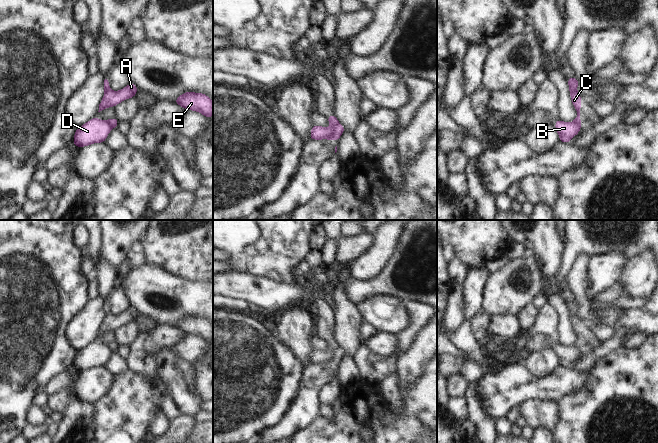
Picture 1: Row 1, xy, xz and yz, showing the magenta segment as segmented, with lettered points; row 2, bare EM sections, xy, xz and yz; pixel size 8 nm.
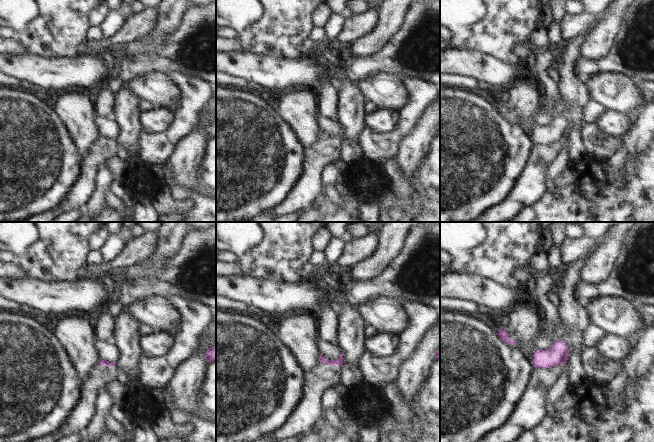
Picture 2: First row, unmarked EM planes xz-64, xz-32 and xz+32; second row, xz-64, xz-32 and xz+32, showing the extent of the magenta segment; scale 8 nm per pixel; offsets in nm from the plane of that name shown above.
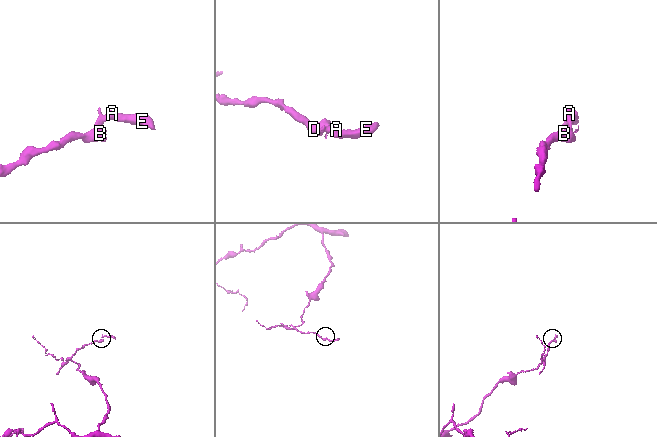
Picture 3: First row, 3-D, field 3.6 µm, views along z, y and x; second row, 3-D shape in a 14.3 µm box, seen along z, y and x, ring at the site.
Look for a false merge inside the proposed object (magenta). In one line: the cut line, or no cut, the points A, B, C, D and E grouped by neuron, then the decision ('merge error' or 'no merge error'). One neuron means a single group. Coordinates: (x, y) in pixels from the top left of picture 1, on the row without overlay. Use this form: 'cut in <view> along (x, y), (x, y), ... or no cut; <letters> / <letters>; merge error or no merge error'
cut in xz along (333, 352), (324, 362); A C E / B D; merge error

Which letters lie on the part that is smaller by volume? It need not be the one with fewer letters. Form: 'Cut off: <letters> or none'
Cut off: A, C, E

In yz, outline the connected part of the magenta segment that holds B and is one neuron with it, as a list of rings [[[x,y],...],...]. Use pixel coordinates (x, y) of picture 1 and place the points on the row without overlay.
[[[557,342],[554,349],[561,367],[569,367],[573,361],[575,361],[582,353],[576,349],[573,345],[566,347]]]

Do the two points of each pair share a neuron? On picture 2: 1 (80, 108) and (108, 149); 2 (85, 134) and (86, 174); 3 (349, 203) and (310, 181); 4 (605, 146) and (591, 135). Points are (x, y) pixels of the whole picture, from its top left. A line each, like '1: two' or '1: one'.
1: two
2: two
3: two
4: one

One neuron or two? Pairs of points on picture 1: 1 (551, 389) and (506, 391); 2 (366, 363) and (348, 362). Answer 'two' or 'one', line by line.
1: one
2: two

